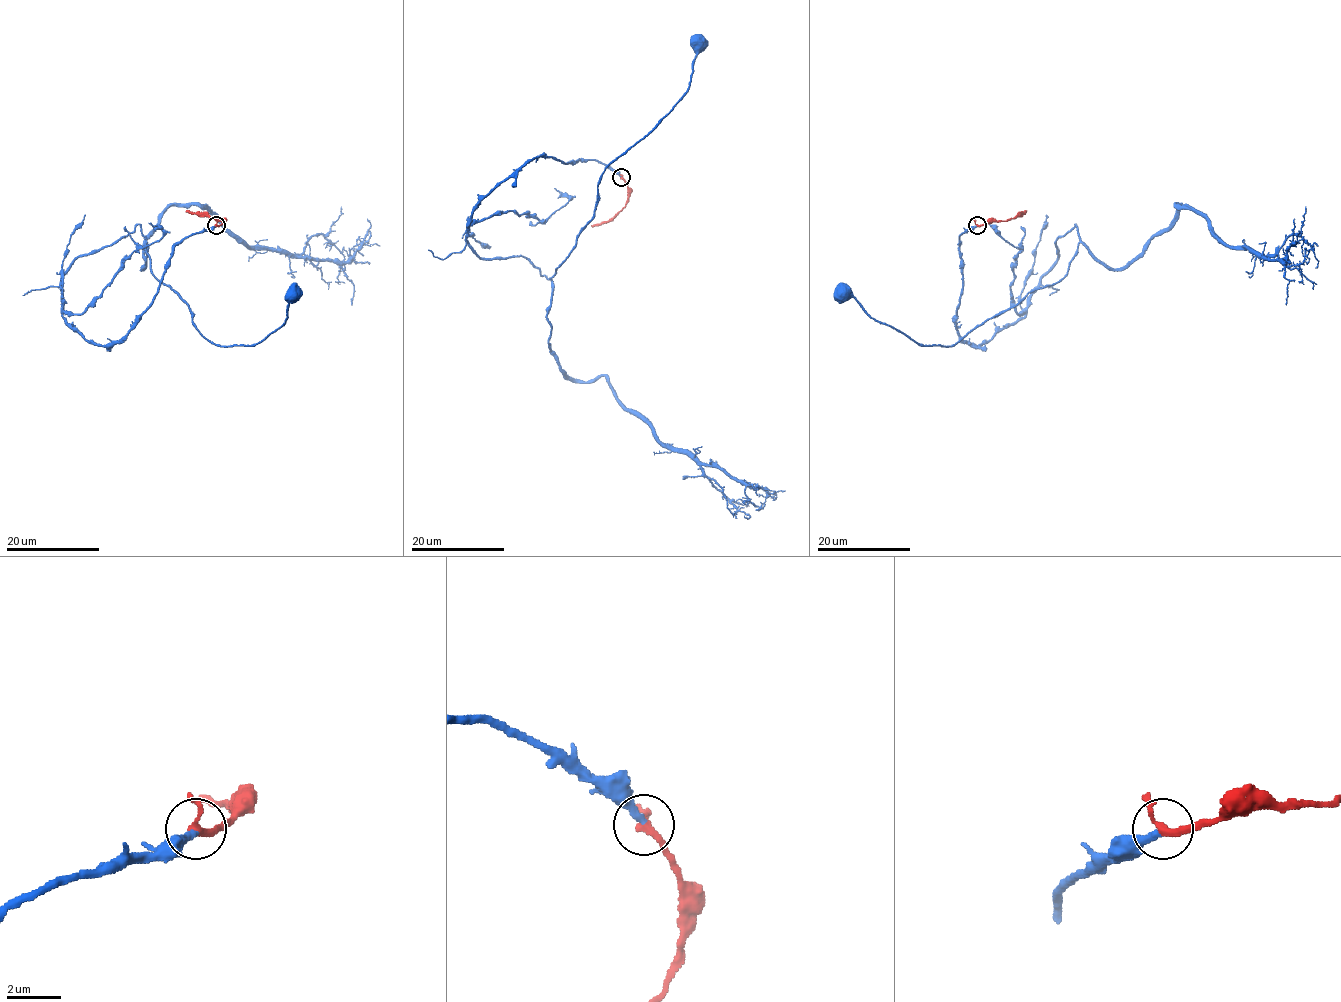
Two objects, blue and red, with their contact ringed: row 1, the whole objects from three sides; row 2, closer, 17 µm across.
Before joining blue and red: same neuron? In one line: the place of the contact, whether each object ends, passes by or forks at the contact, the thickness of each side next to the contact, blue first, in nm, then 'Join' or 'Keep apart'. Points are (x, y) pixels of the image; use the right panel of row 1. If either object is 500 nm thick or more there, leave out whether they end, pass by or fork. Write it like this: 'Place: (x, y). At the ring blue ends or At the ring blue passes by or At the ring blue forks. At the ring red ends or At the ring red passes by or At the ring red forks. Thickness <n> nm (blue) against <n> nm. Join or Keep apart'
Place: (977, 225). At the ring blue ends. At the ring red passes by. Thickness 280 nm (blue) against 240 nm. Join

